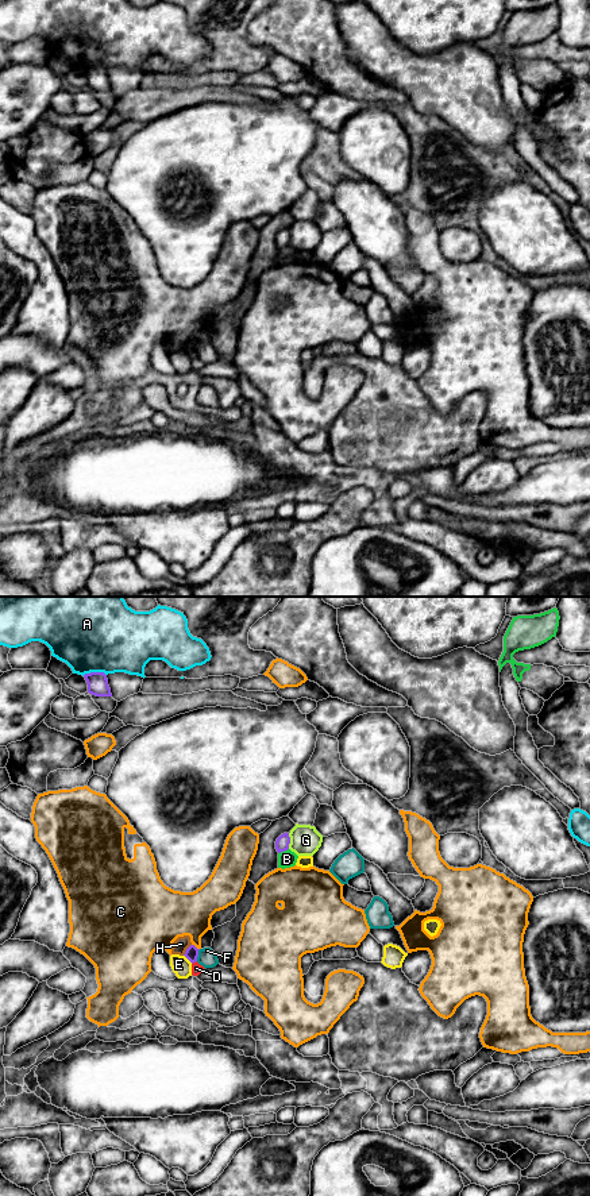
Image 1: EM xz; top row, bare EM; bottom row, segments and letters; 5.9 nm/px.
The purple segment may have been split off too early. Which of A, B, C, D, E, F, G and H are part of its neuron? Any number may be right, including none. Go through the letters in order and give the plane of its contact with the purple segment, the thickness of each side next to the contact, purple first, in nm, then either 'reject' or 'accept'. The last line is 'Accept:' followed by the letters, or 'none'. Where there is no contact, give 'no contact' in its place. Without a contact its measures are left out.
A: xz | 130/400 nm | reject
B: xz | 80/100 nm | reject
C: xz | 80/300 nm | reject
D: xz | 80/60 nm | reject
E: xz | 80/110 nm | reject
F: xz | 80/110 nm | reject
G: xz | 80/180 nm | reject
H: xz | 80/90 nm | reject
Accept: none

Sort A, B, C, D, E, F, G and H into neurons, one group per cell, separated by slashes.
A / B / C / D / E / F / G / H

